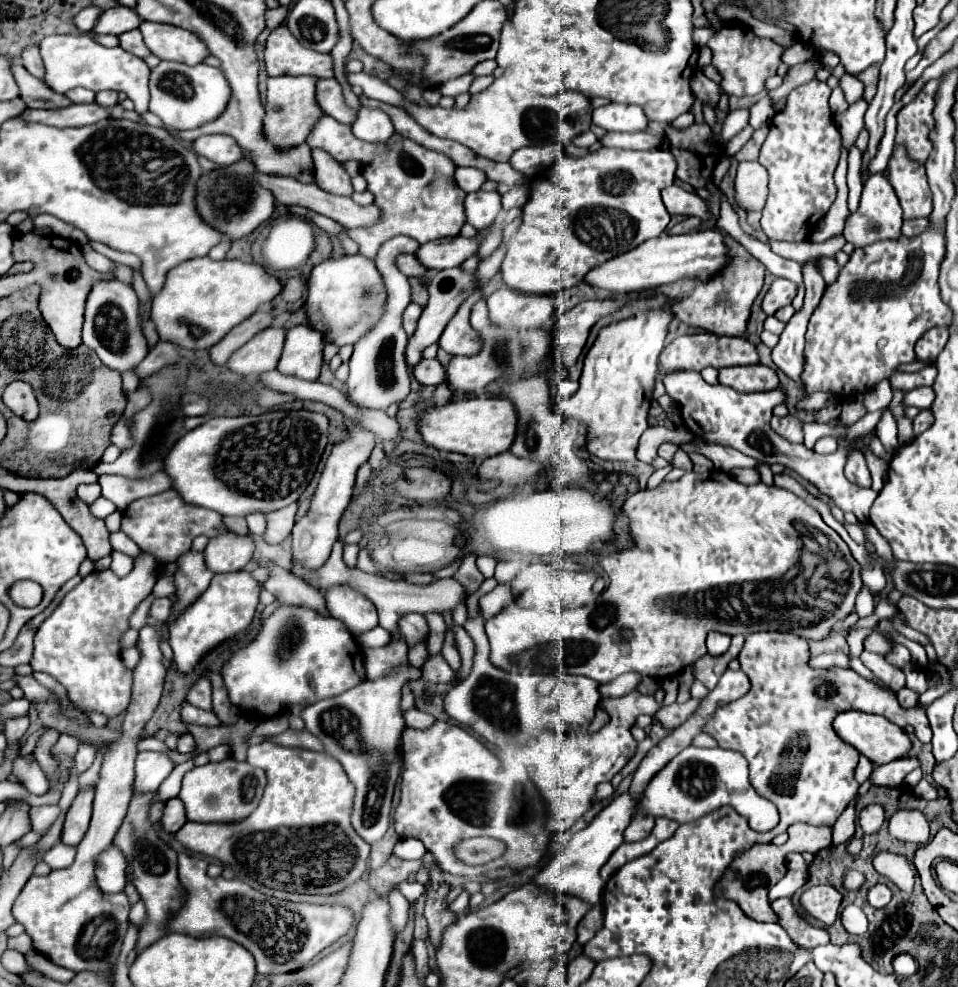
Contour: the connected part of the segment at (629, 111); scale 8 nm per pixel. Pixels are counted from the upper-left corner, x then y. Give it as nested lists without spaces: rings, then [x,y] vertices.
[[[608,103],[592,111],[592,123],[606,131],[644,131],[648,117],[640,105]]]

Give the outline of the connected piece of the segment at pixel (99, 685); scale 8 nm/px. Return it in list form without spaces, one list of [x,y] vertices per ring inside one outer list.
[[[146,551],[142,555],[134,557],[134,567],[126,577],[116,577],[110,569],[106,571],[92,571],[86,575],[72,591],[66,593],[62,603],[52,611],[52,615],[38,627],[34,637],[34,655],[30,661],[30,667],[34,671],[50,673],[54,679],[58,679],[64,689],[68,691],[70,701],[78,703],[82,709],[100,711],[108,717],[116,717],[130,705],[132,699],[132,669],[128,669],[122,663],[120,657],[120,639],[130,629],[128,621],[140,601],[144,601],[150,593],[154,583],[160,577],[160,565],[158,559]]]

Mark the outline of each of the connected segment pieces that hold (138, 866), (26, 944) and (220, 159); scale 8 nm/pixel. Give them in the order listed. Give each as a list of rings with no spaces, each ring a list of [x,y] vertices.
[[[156,791],[154,793],[134,793],[132,801],[130,801],[130,809],[128,809],[128,813],[126,813],[116,837],[114,837],[114,845],[122,851],[126,863],[128,863],[128,869],[126,869],[128,879],[136,887],[136,891],[140,893],[140,899],[144,901],[146,913],[148,913],[148,921],[140,929],[140,935],[138,935],[138,943],[136,943],[138,951],[152,945],[156,939],[160,939],[164,935],[164,929],[162,929],[164,921],[174,911],[180,909],[180,905],[184,903],[182,899],[186,897],[186,893],[178,881],[174,849],[170,849],[158,837],[160,829],[148,821],[148,811],[154,801],[156,801]]]
[[[26,933],[8,939],[8,947],[10,947],[10,949],[16,949],[16,951],[20,951],[20,953],[28,953],[28,951],[34,949],[34,947],[32,947],[32,939],[30,939]]]
[[[202,135],[194,141],[194,151],[220,167],[232,165],[244,157],[242,147],[228,135]]]

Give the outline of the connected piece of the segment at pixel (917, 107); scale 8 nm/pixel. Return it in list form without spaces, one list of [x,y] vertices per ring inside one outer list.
[[[932,79],[920,91],[920,95],[906,107],[898,111],[896,127],[896,145],[908,149],[908,157],[920,165],[926,163],[926,157],[934,149],[930,141],[930,131],[934,129],[934,97],[938,93],[940,79]]]

